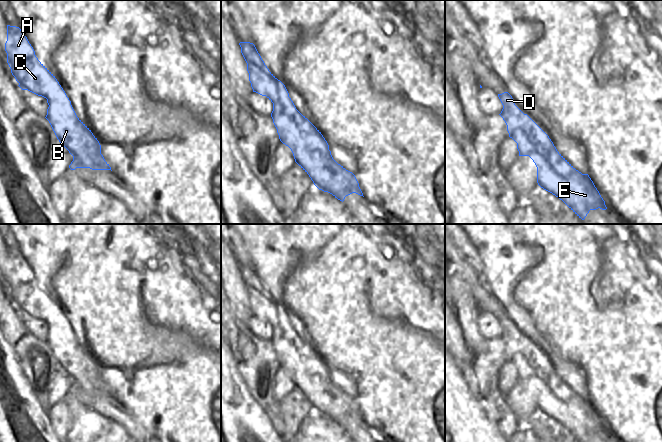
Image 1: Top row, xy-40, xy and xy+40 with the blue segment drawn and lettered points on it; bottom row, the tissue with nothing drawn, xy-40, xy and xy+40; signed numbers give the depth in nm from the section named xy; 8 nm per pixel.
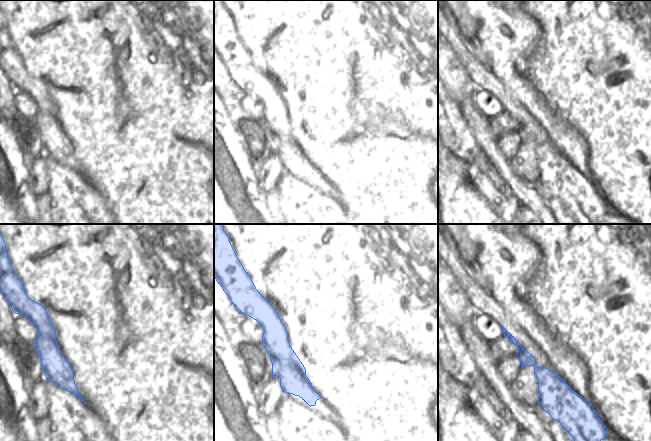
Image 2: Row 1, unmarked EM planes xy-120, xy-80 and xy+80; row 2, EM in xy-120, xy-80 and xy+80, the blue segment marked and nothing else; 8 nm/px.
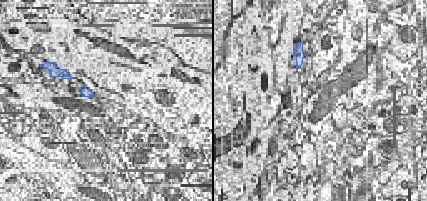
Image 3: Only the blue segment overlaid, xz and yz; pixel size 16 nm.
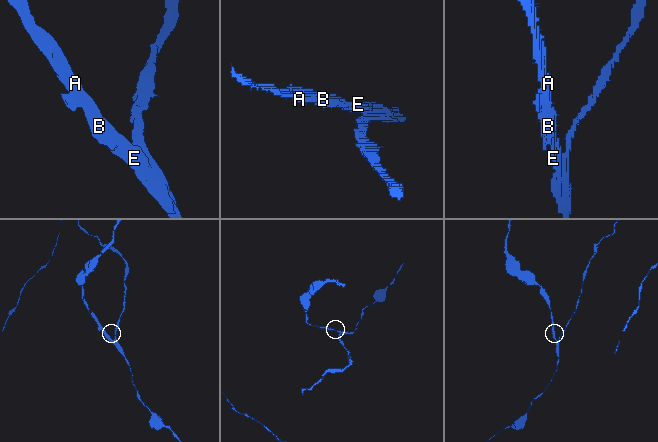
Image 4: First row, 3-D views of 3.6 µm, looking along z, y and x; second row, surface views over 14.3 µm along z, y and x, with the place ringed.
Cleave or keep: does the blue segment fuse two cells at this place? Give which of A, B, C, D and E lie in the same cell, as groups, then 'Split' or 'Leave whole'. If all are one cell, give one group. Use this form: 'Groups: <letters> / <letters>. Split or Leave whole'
Groups: A B C D / E. Split

